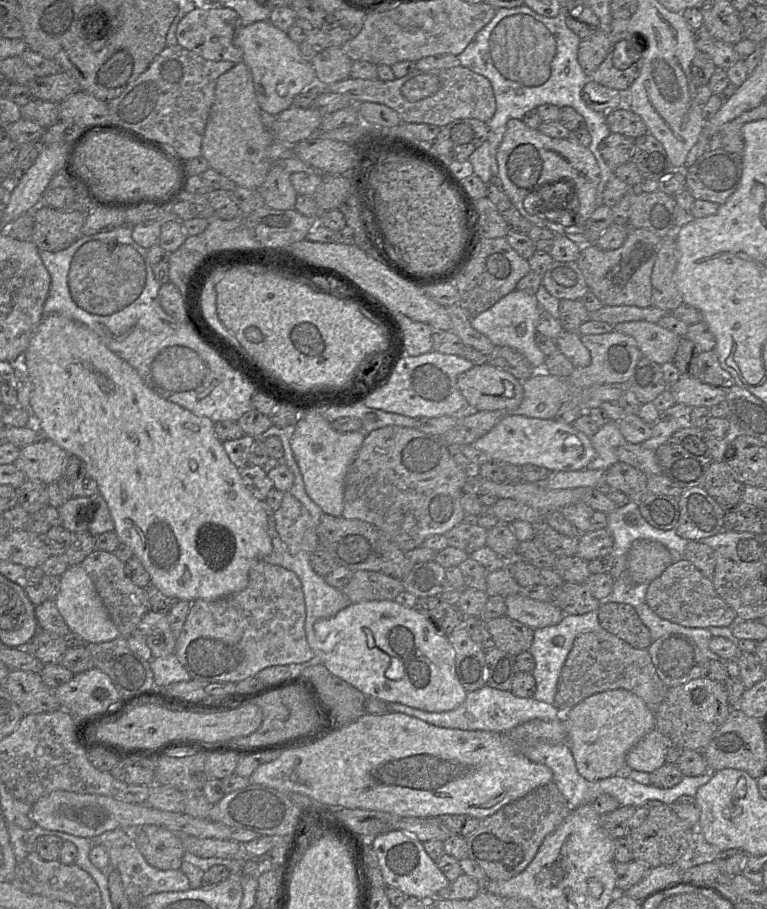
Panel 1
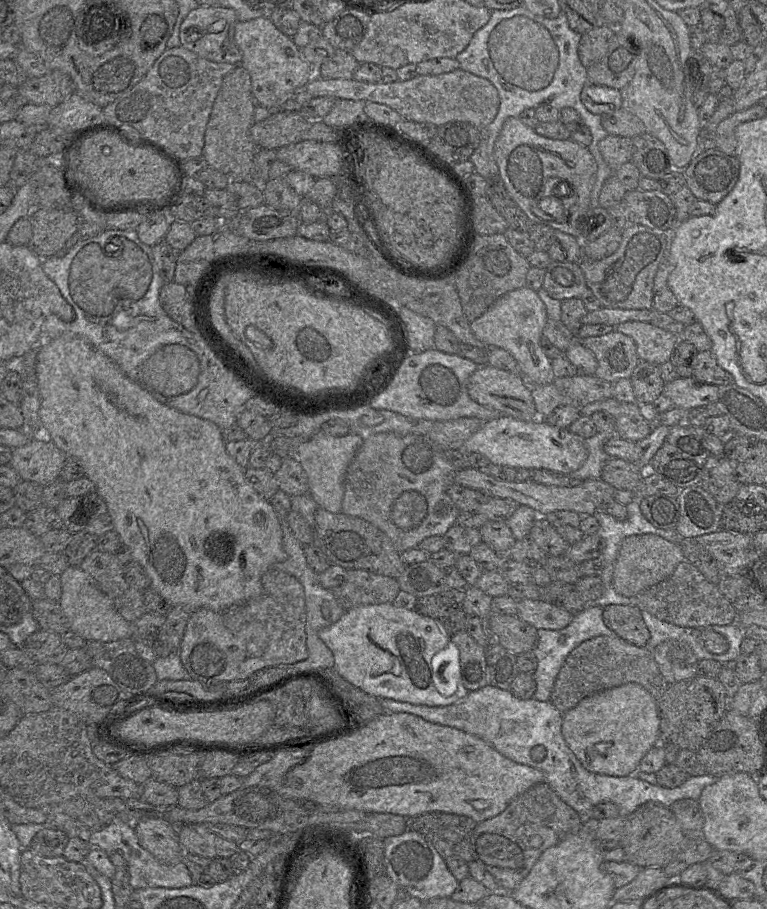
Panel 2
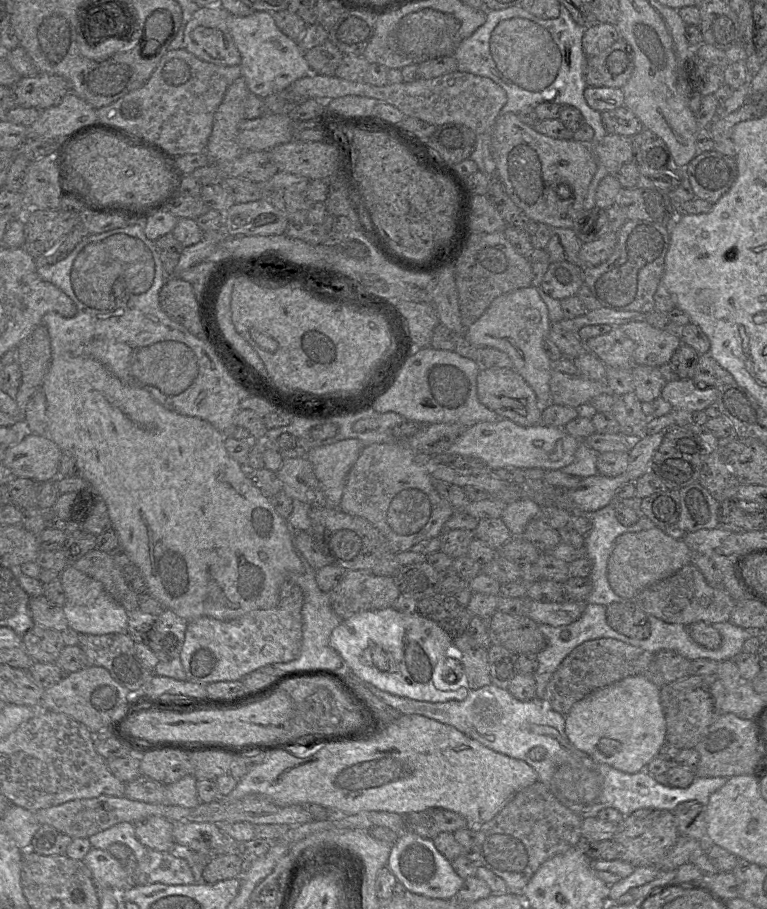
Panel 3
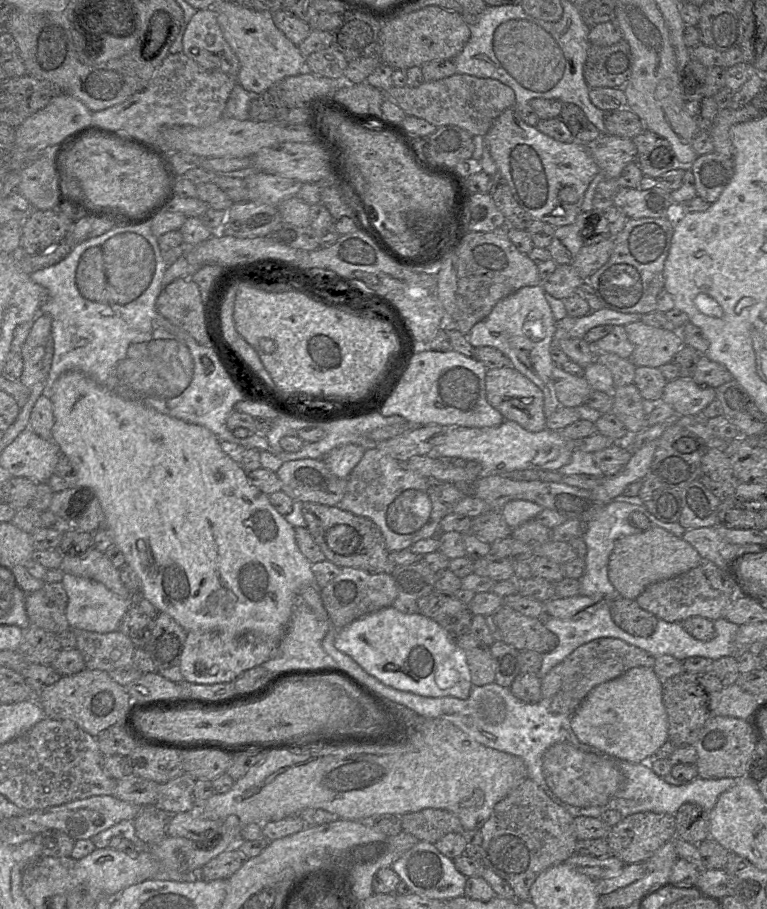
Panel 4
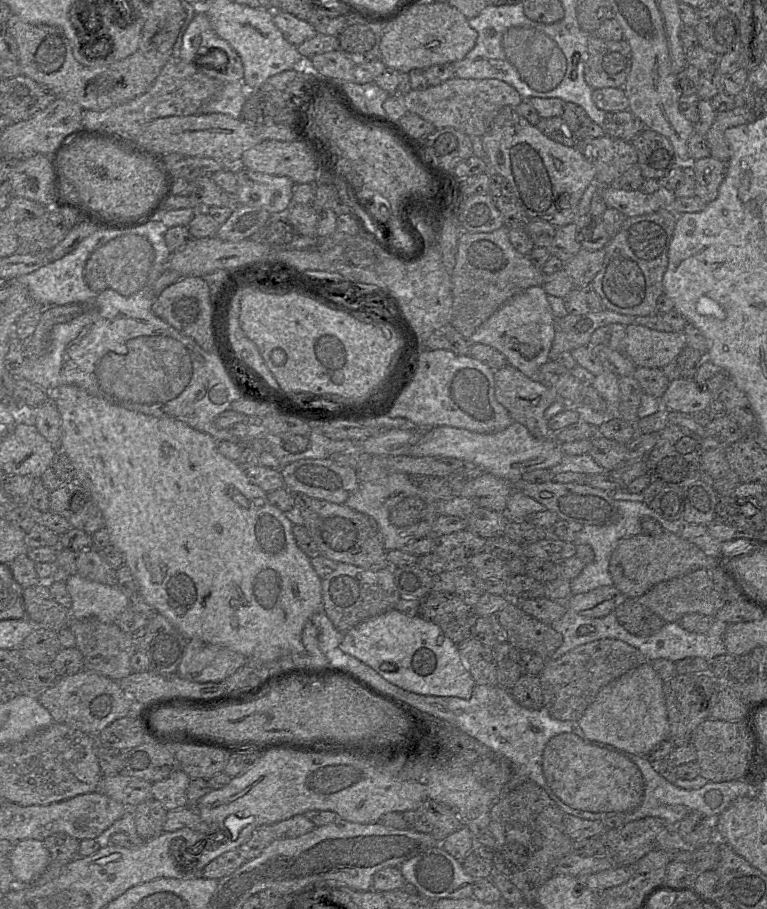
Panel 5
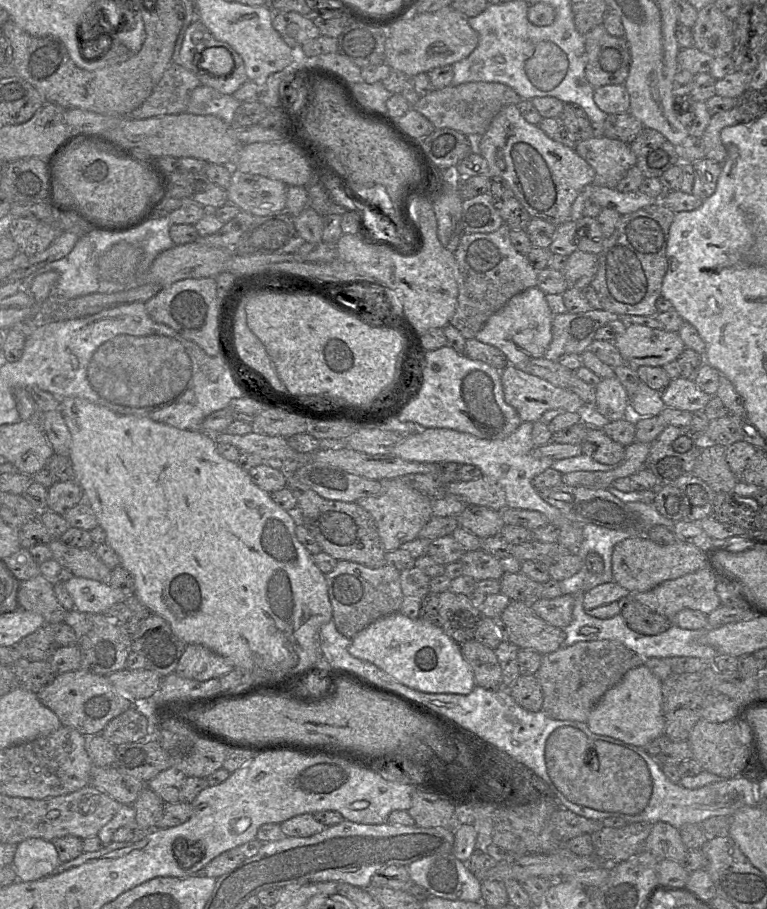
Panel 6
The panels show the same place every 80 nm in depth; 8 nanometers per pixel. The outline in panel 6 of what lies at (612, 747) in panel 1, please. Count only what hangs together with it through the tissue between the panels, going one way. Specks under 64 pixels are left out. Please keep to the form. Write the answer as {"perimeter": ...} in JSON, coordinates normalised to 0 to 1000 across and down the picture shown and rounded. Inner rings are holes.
{"perimeter":[[[841,730],[820,737],[786,765],[764,795],[774,807],[842,823],[847,816],[866,807],[863,749]]]}

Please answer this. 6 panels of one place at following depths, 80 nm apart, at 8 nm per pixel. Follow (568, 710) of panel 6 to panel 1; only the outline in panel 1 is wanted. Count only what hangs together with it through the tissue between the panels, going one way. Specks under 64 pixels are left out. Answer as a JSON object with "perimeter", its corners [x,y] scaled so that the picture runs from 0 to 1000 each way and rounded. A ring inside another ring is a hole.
{"perimeter":[[[787,692],[754,699],[733,734],[722,776],[735,784],[771,765],[802,758],[827,762],[851,783],[871,760],[844,714],[831,714]]]}

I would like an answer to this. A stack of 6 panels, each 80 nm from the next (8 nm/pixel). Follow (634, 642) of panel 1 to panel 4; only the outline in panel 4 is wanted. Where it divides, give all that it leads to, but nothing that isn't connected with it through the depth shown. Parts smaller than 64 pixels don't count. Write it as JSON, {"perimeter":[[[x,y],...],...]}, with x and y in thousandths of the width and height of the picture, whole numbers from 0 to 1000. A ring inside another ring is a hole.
{"perimeter":[[[806,657],[794,661],[799,684],[812,694],[832,701],[845,701],[857,691],[858,680],[842,672],[828,659]]]}

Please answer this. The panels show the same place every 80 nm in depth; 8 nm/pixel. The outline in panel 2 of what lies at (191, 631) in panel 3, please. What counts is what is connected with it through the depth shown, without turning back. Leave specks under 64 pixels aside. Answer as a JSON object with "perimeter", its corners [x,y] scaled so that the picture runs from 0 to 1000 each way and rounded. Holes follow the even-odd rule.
{"perimeter":[[[360,625],[342,633],[340,642],[340,653],[316,664],[289,672],[249,671],[233,721],[250,748],[263,751],[319,748],[343,735],[383,730],[402,723],[394,642]]]}

